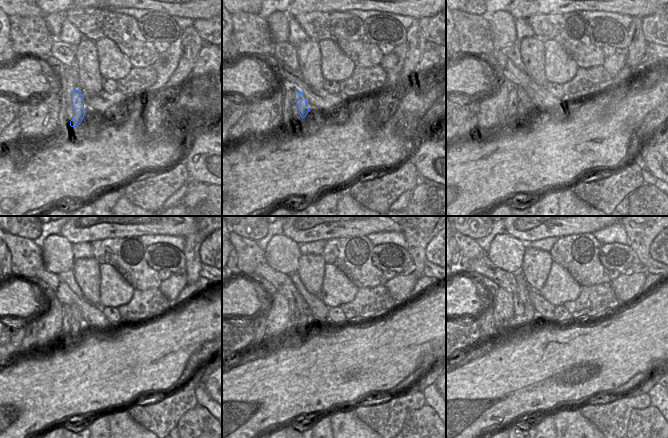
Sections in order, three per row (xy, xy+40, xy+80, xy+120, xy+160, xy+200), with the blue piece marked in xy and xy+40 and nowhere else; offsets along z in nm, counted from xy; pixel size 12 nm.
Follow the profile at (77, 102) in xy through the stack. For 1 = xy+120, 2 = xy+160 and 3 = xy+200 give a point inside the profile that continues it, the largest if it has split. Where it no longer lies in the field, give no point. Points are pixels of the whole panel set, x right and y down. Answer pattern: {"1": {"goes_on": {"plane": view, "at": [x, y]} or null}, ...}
{"1": {"goes_on": {"plane": "xy+120", "at": [75, 310]}}, "2": {"goes_on": {"plane": "xy+160", "at": [298, 306]}}, "3": {"goes_on": {"plane": "xy+200", "at": [521, 297]}}}

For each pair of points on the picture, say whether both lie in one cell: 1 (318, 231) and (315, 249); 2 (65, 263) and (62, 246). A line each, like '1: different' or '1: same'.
1: different
2: same

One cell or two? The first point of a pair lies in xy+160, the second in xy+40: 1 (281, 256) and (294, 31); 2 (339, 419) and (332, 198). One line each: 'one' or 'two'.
1: two
2: two

